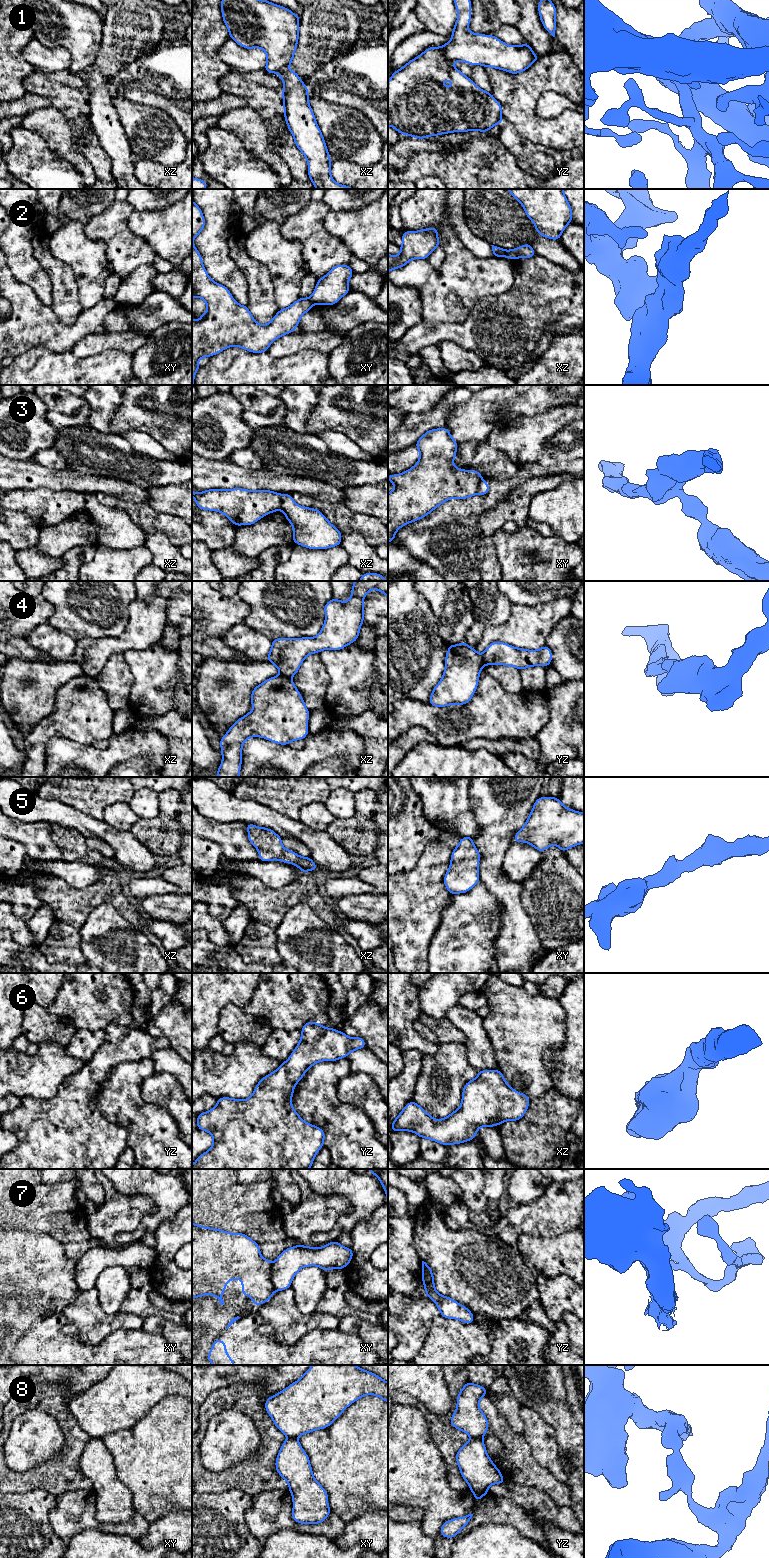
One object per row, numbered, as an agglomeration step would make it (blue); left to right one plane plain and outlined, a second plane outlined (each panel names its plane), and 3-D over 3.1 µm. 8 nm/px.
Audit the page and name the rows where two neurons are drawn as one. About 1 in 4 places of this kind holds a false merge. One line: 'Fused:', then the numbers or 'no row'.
Fused: 2, 3, 4, 7, 8

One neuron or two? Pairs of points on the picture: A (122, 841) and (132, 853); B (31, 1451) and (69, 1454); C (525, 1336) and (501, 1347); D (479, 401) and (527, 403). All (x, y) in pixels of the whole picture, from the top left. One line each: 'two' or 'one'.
A: one
B: two
C: one
D: one

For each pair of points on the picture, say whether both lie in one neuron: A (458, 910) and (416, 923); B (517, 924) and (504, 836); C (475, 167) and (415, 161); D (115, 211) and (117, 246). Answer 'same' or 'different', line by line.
A: different
B: same
C: same
D: same

